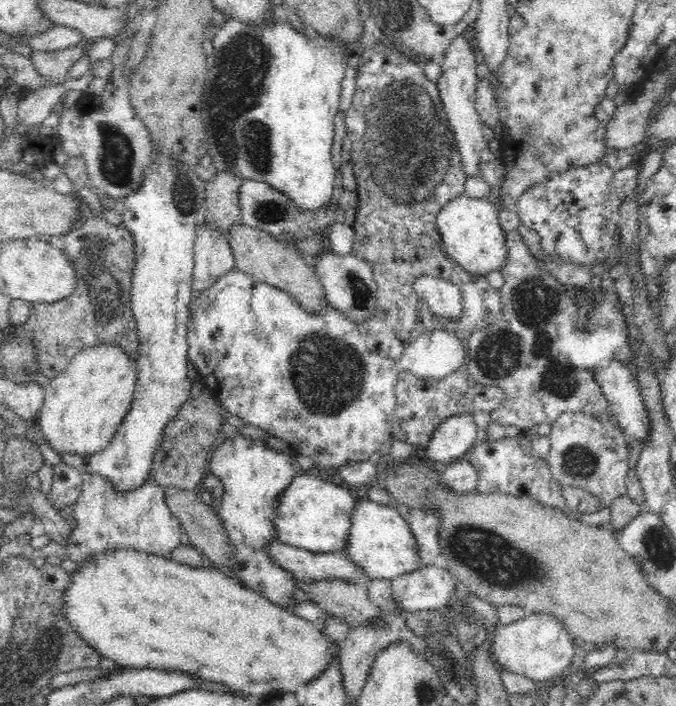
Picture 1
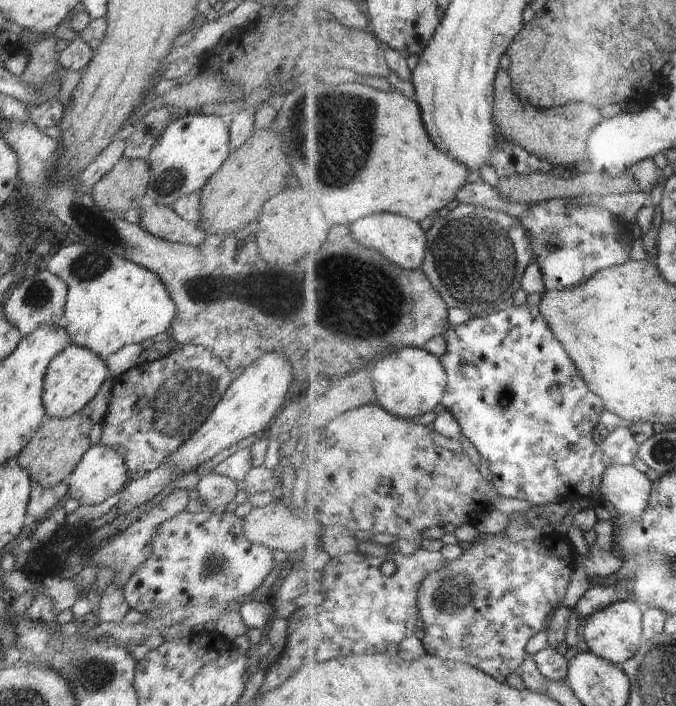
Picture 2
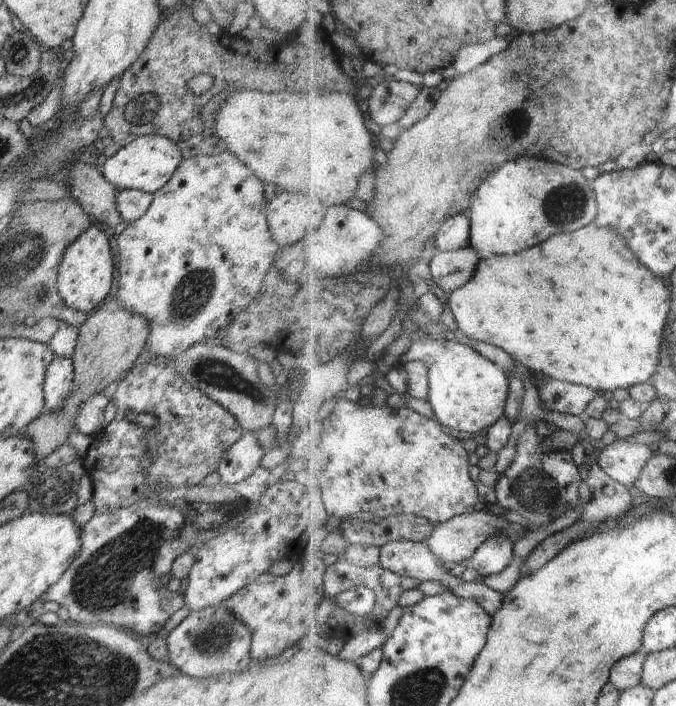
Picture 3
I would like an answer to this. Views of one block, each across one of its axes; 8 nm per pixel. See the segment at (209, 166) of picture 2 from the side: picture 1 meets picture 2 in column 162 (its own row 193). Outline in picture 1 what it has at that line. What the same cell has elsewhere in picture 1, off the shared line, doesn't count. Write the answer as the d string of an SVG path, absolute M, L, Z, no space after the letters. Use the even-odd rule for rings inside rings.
M153 146L153 151L151 152L151 161L149 164L149 169L145 172L144 182L142 182L142 186L136 190L136 192L132 192L128 198L125 198L123 205L126 208L126 214L122 215L122 221L124 221L123 226L132 233L134 237L134 242L136 246L136 267L134 267L132 278L131 278L131 309L133 312L134 319L136 320L136 329L138 334L138 343L140 343L140 350L138 350L139 357L135 361L136 364L136 384L134 390L134 398L132 400L132 404L130 406L130 410L128 410L128 414L124 417L122 424L119 426L116 434L114 434L113 439L108 443L108 446L104 447L104 450L100 450L100 452L96 452L91 455L79 455L72 453L60 453L61 460L59 462L68 464L76 468L76 470L82 473L92 473L99 474L106 477L112 485L120 491L120 493L127 493L130 489L138 488L142 486L144 482L150 479L149 472L152 470L152 460L154 460L153 456L158 448L159 442L161 441L162 435L164 434L164 429L169 422L174 420L174 417L180 412L182 406L188 404L190 400L190 389L192 386L192 381L188 379L188 375L186 375L188 366L188 343L187 343L187 335L188 335L188 322L190 322L190 301L192 300L193 295L193 267L194 267L194 242L195 242L195 234L196 234L196 226L202 220L202 215L205 213L206 209L206 186L205 183L200 180L198 173L196 173L195 169L192 166L188 165L188 163L184 163L184 161L180 161L176 155L172 155L168 157L166 153L162 153L160 149L156 149Z

